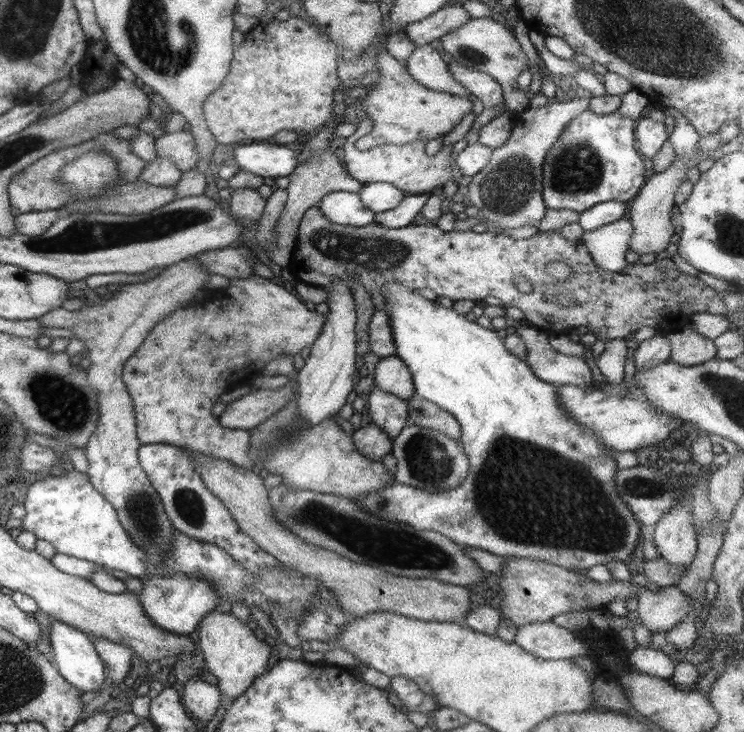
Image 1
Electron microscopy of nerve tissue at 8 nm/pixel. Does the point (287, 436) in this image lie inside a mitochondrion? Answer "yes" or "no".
yes

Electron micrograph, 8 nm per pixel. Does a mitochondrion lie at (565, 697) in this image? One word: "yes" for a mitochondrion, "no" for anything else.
no

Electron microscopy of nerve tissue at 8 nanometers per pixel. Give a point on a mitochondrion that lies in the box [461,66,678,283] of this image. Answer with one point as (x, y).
(577, 167)

